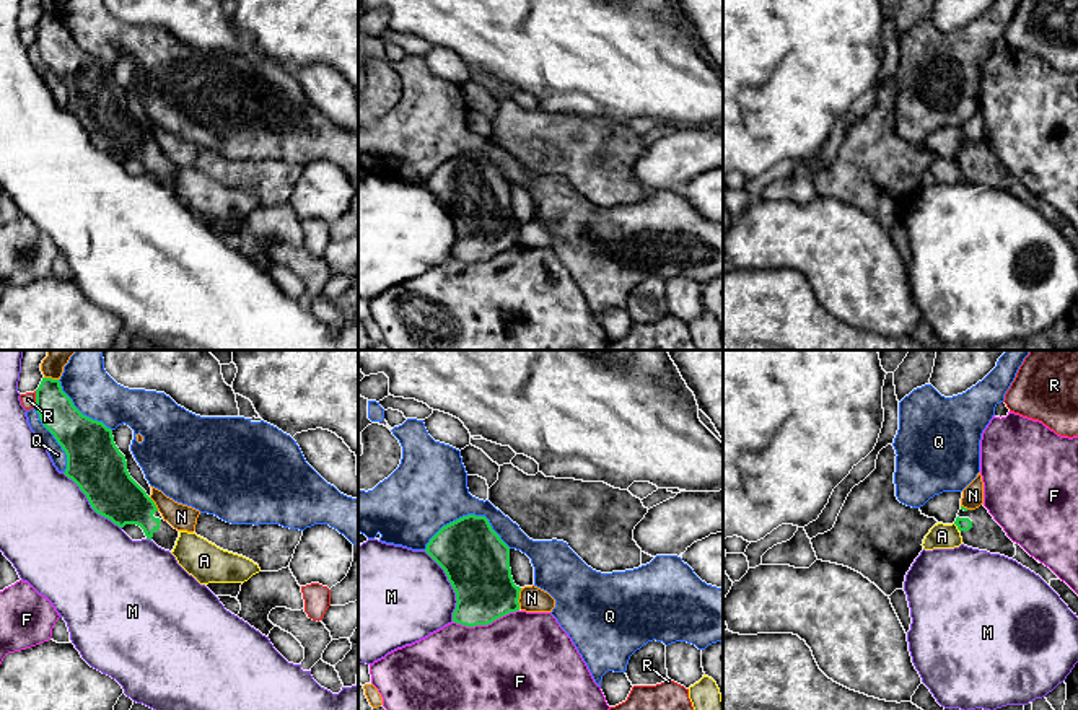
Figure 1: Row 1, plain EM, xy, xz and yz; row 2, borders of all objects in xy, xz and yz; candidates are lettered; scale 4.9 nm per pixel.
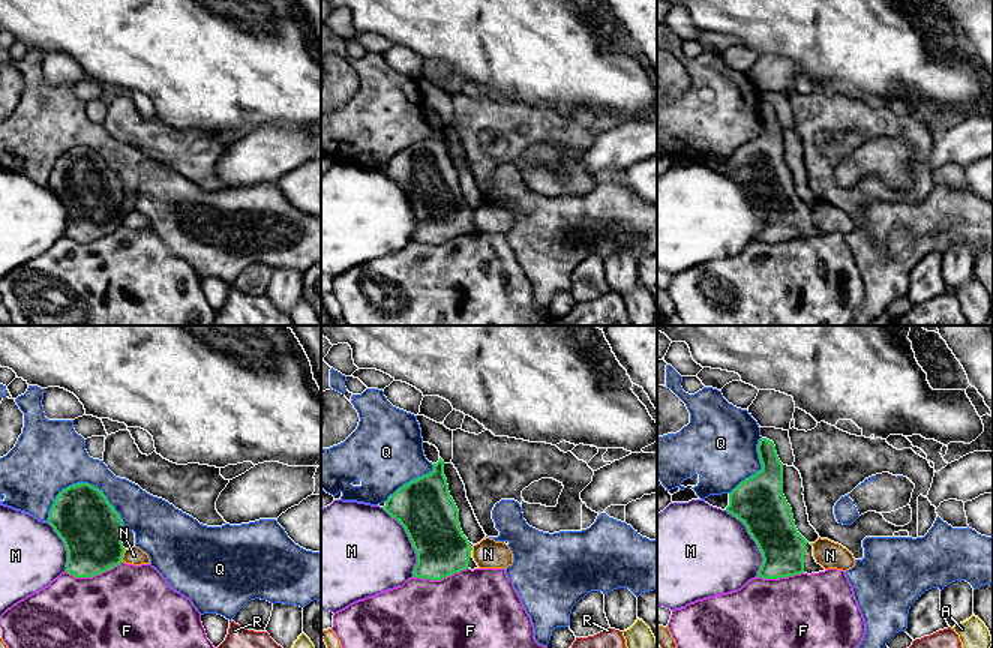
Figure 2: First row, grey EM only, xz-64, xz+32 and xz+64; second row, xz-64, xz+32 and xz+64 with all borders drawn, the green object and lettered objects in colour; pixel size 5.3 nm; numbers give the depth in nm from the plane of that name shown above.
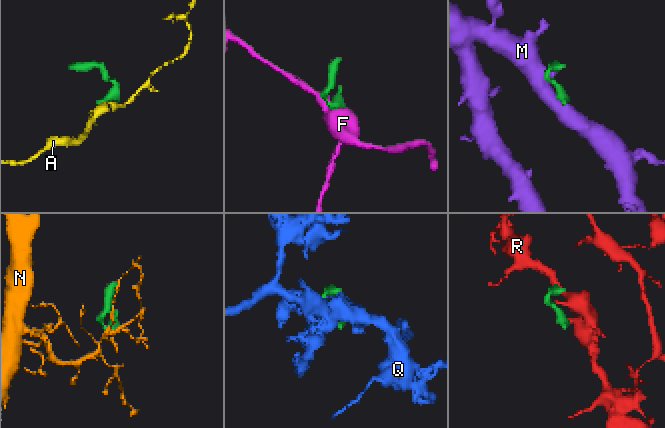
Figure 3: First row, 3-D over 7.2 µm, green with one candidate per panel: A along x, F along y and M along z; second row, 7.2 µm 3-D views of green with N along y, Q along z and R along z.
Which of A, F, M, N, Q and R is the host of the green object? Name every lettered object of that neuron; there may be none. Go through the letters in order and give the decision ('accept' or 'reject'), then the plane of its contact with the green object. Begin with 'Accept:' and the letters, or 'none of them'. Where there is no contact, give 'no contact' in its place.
Accept: none of them
A: reject; meets green in yz
F: reject; meets green in xz
M: reject; meets green in xz
N: reject; meets green in xz
Q: reject; meets green in xz
R: reject; meets green in xy

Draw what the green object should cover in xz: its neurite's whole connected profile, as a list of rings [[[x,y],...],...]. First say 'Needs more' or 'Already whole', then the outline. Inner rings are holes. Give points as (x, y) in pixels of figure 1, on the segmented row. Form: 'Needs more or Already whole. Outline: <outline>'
Already whole. Outline: [[[467,515],[443,526],[425,552],[445,570],[456,593],[453,622],[475,627],[519,611],[510,547],[485,516]]]

